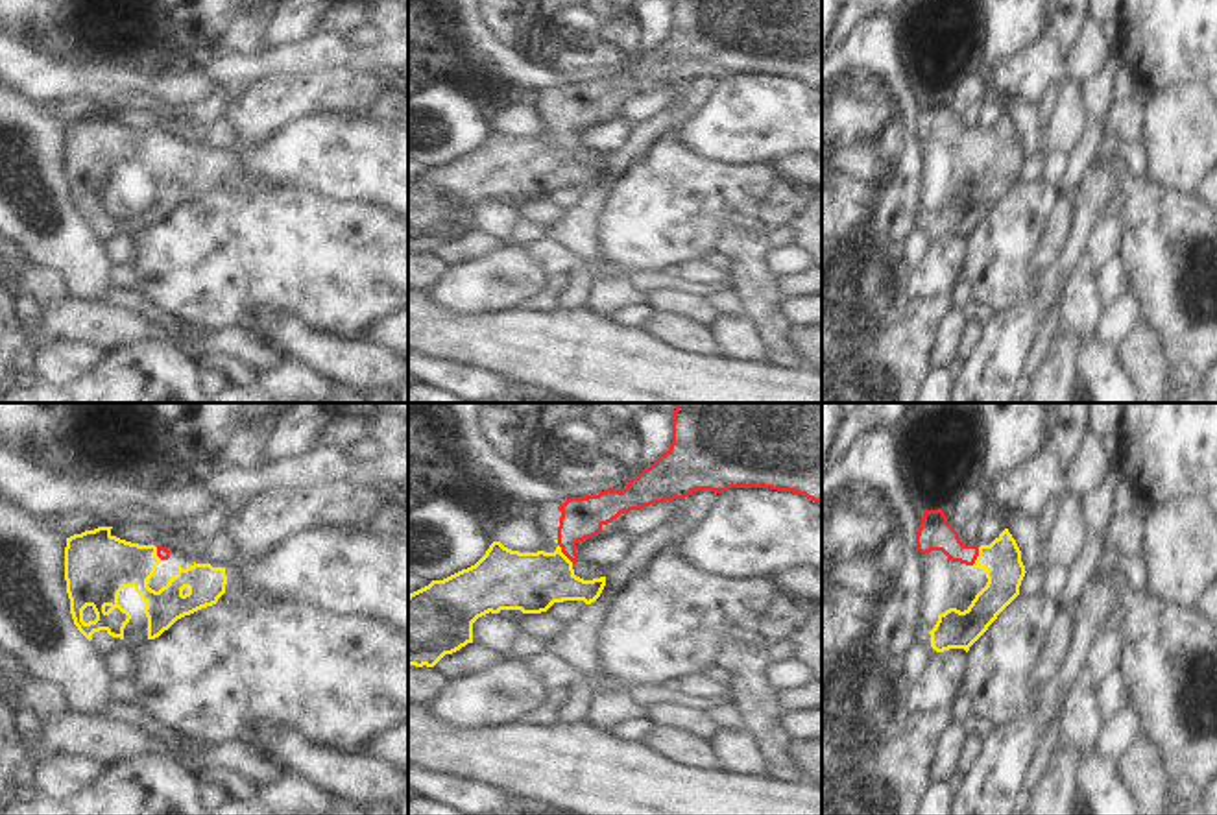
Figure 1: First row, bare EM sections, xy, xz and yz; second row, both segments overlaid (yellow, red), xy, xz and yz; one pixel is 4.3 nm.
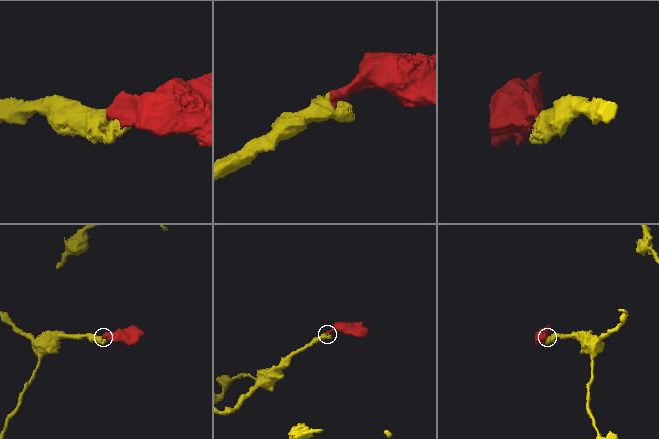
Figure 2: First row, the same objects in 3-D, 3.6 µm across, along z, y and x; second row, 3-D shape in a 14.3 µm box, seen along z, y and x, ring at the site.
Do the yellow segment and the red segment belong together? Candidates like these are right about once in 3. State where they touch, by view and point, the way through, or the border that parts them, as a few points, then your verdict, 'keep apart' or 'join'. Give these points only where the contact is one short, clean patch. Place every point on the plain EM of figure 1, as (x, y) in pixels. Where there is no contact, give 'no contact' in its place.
contact xz (560, 137); way xz (532, 169), (560, 137), (582, 104); join

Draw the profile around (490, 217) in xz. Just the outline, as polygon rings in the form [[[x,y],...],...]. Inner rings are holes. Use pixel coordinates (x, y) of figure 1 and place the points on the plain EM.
[[[486,200],[473,209],[473,227],[497,237],[502,244],[510,242],[510,229],[521,220],[519,213],[499,200]]]

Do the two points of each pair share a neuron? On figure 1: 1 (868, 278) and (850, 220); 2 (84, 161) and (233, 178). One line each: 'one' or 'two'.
1: two
2: one

